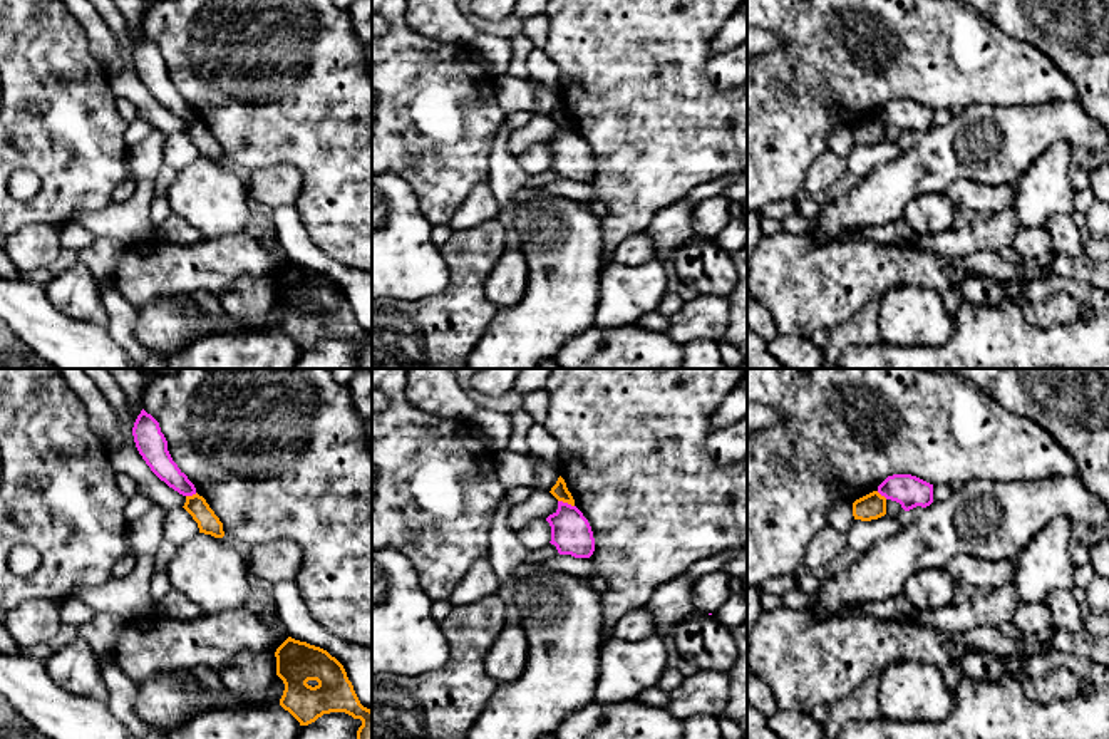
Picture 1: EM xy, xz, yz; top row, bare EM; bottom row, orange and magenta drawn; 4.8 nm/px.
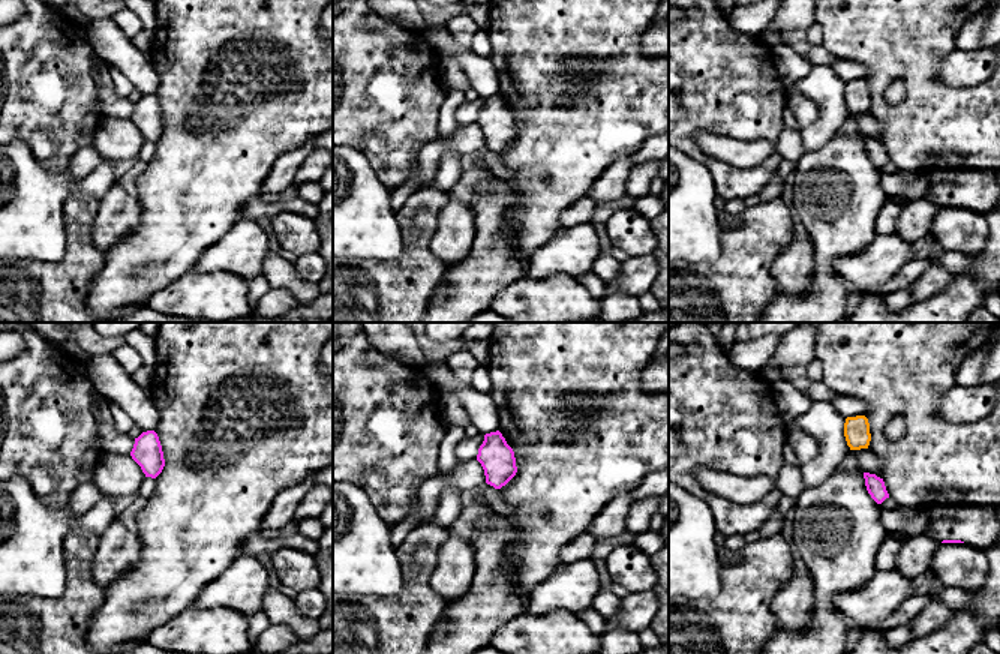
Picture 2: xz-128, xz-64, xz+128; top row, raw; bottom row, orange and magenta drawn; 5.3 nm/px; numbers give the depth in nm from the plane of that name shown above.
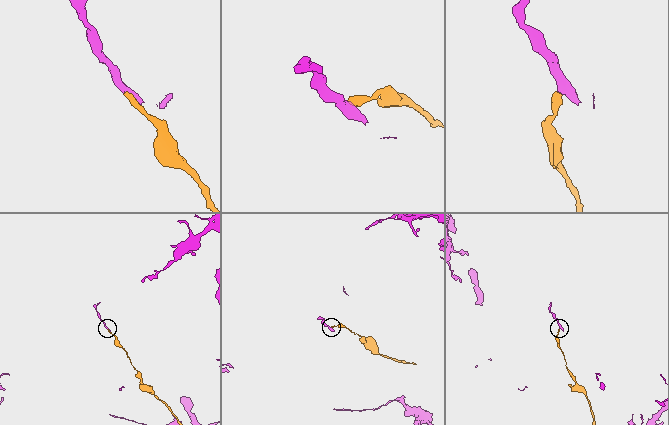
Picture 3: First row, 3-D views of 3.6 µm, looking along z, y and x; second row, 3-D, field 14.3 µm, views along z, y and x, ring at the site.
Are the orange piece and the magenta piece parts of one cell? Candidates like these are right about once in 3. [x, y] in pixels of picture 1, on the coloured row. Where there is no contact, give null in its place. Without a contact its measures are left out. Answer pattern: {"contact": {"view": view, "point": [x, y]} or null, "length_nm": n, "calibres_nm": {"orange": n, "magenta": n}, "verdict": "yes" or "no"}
{"contact": {"view": "xz", "point": [567, 501]}, "length_nm": 90, "calibres_nm": {"orange": 80, "magenta": 190}, "verdict": "no"}

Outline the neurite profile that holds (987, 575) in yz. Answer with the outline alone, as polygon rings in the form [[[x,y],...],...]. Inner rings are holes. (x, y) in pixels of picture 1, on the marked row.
[[[970,553],[952,558],[947,570],[957,583],[970,583],[987,593],[1015,578],[1015,561],[990,561]]]

